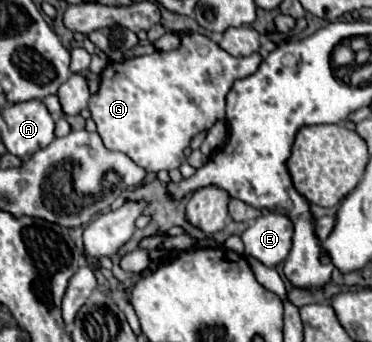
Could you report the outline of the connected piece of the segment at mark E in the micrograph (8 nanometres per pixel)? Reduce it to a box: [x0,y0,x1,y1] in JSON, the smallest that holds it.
[242,212,294,266]

